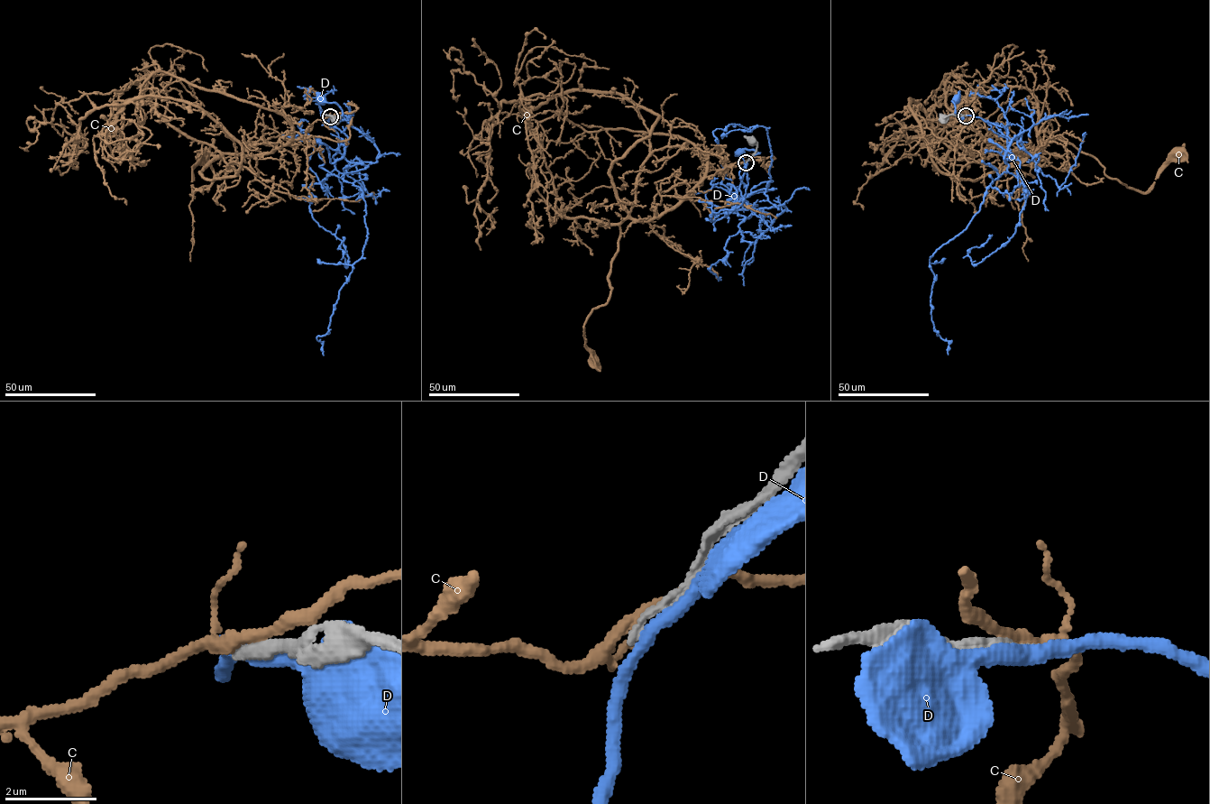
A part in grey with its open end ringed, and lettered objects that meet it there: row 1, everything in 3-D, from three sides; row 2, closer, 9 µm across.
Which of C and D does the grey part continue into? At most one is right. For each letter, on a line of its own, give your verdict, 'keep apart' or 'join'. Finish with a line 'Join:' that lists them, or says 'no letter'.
C: keep apart
D: keep apart
Join: no letter

